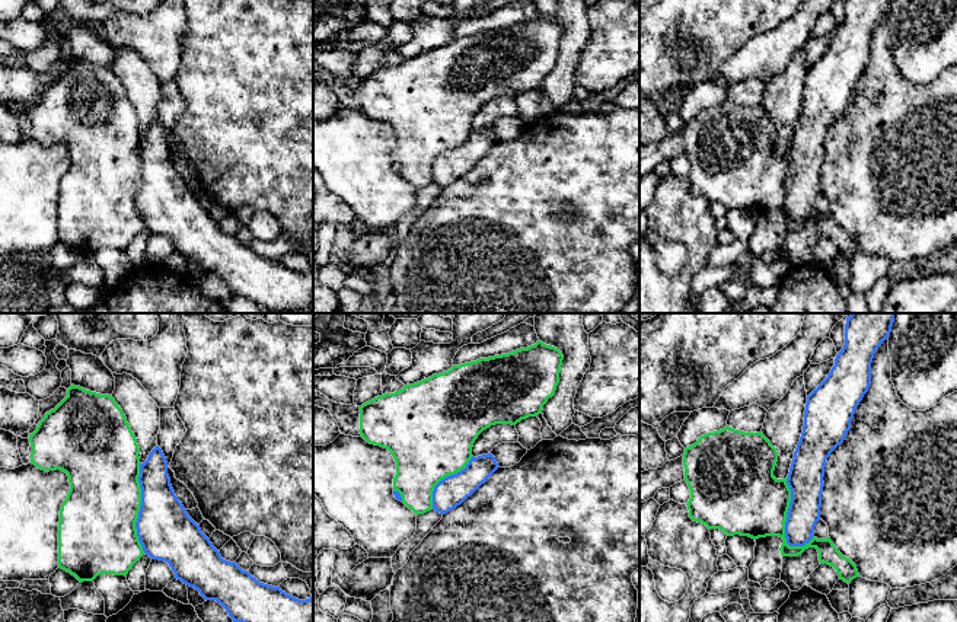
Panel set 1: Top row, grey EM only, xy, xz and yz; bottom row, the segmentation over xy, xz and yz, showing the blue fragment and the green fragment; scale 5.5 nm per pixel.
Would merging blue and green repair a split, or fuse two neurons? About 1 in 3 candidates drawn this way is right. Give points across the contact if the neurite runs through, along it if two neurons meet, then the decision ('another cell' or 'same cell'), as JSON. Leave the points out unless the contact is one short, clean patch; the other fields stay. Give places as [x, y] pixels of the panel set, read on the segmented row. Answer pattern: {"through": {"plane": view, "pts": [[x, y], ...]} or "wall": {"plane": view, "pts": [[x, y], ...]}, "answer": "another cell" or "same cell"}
{"answer": "another cell"}

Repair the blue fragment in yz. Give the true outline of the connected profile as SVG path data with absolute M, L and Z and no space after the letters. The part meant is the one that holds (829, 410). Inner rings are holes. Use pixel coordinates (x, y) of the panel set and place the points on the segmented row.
M852 313L846 318L845 345L835 366L807 396L803 433L787 479L791 503L785 538L789 546L804 546L814 536L826 460L851 430L855 409L871 385L875 350L889 338L894 315Z

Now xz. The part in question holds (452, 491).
M488 453L469 460L465 469L441 479L433 491L433 510L446 514L470 497L498 469Z

